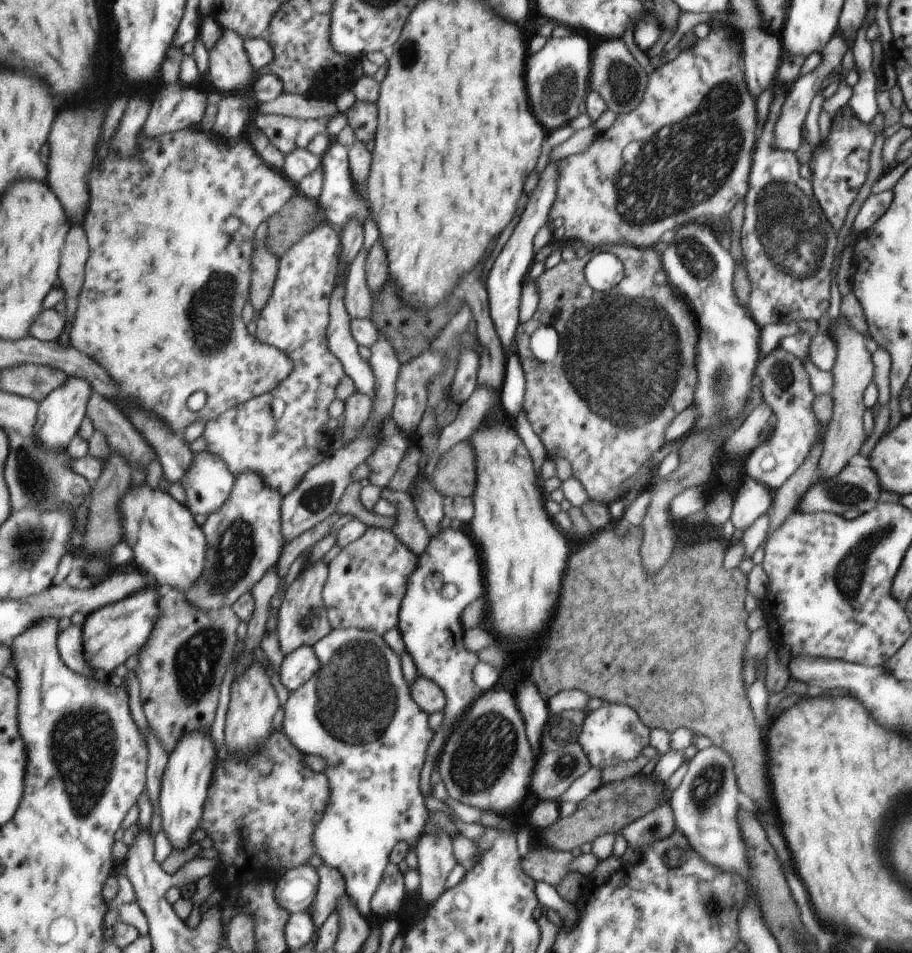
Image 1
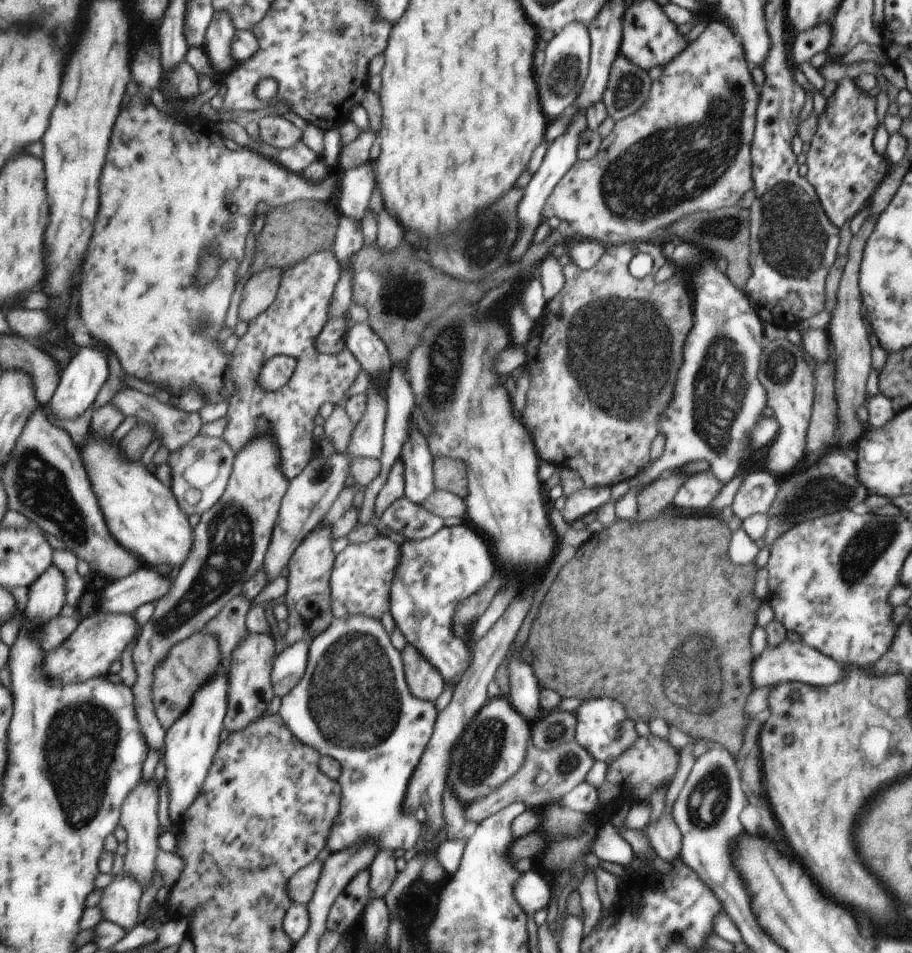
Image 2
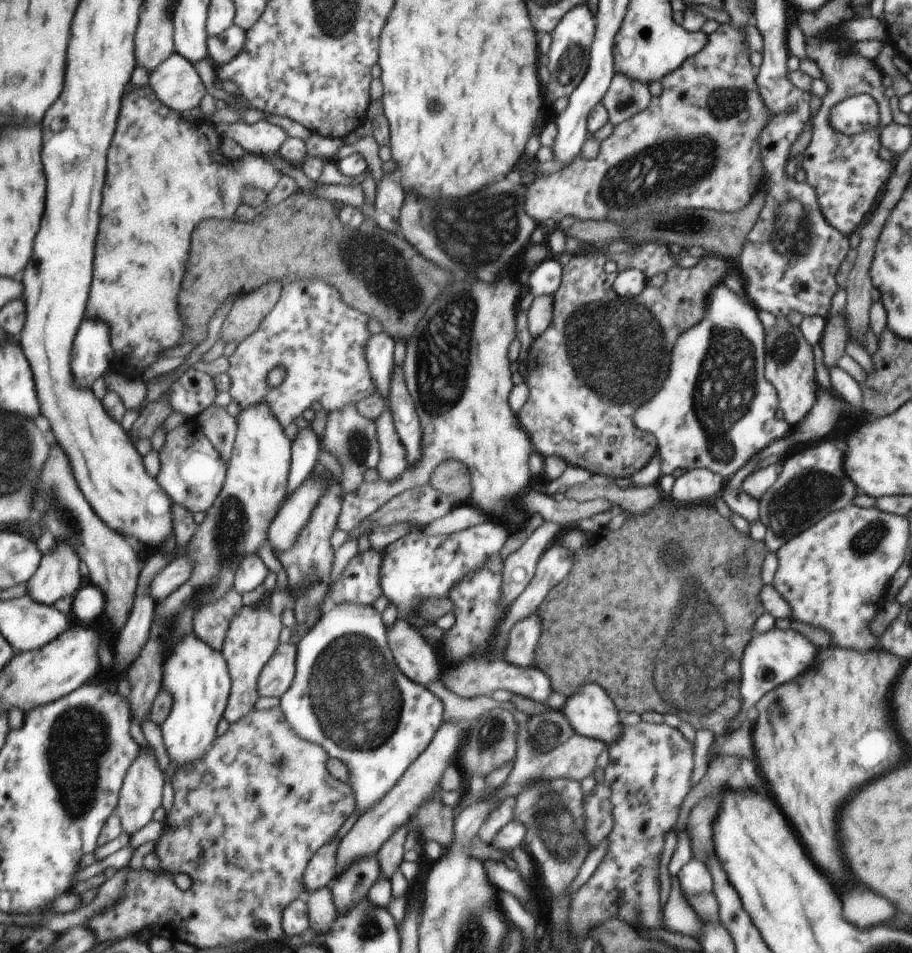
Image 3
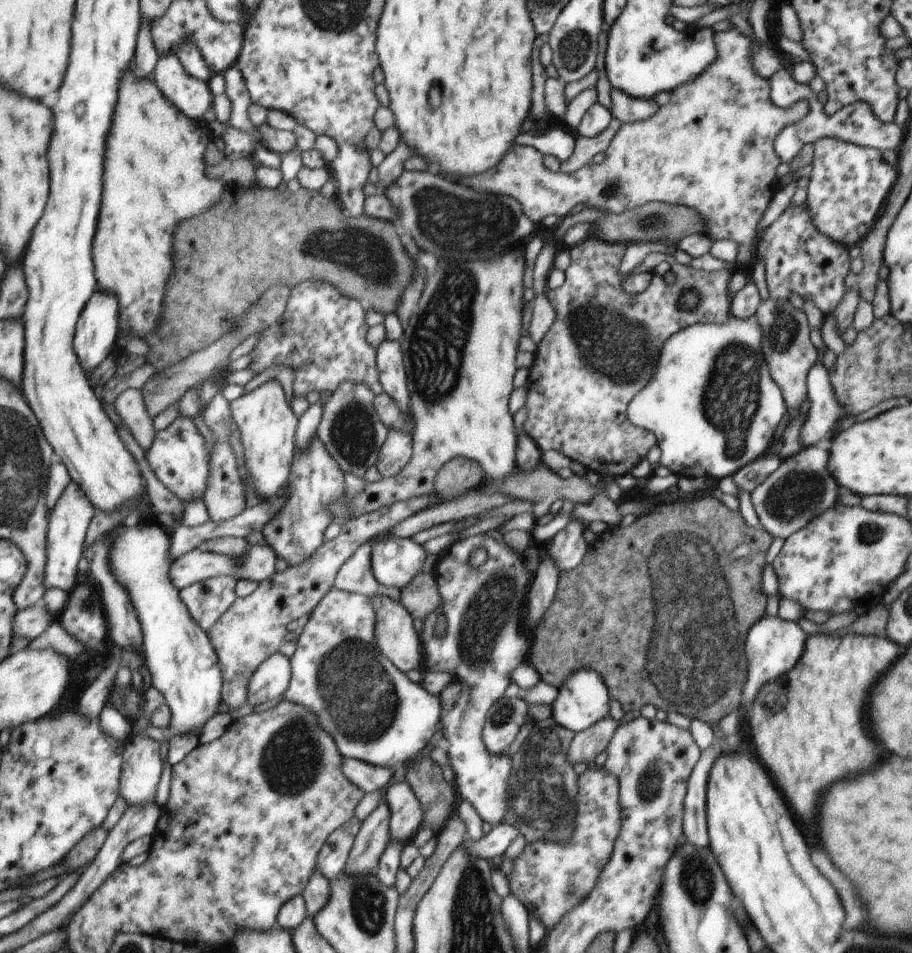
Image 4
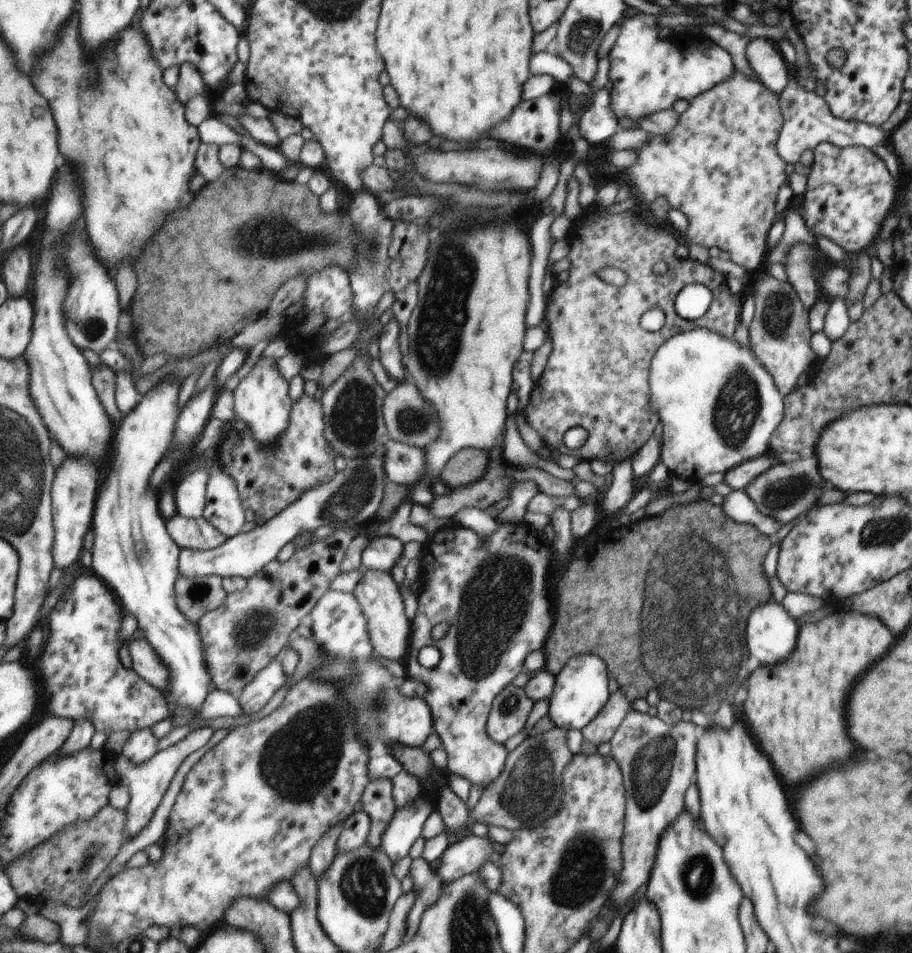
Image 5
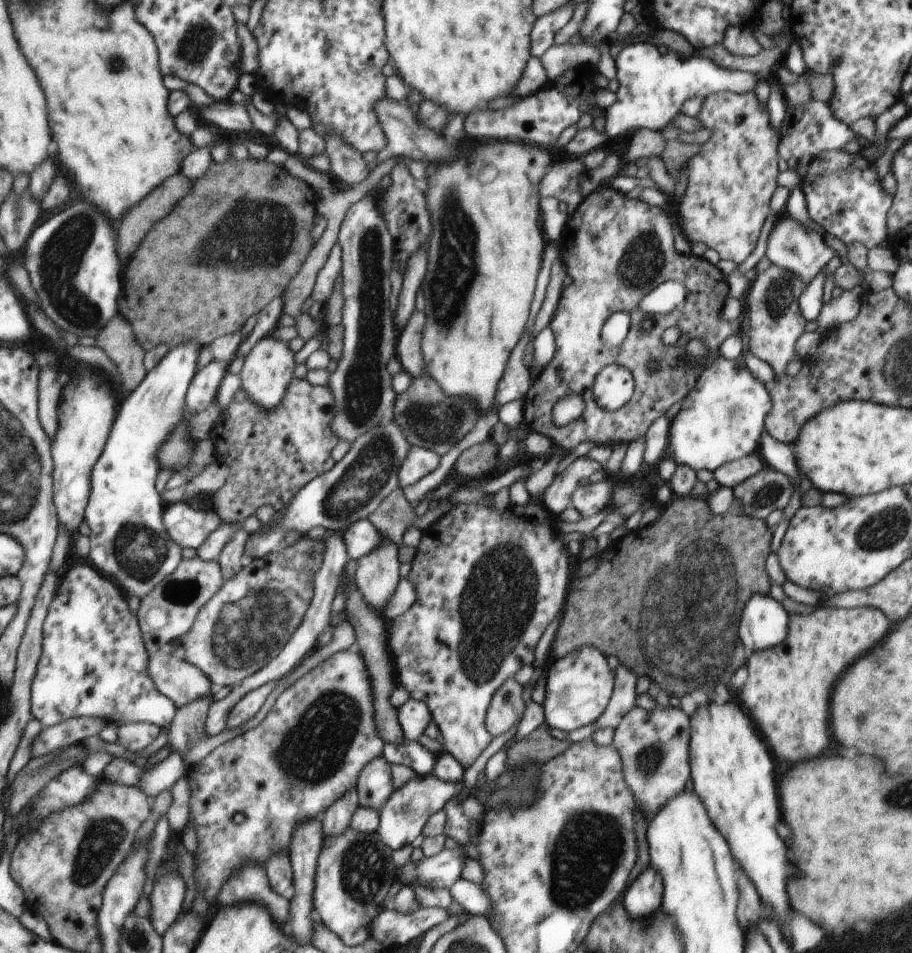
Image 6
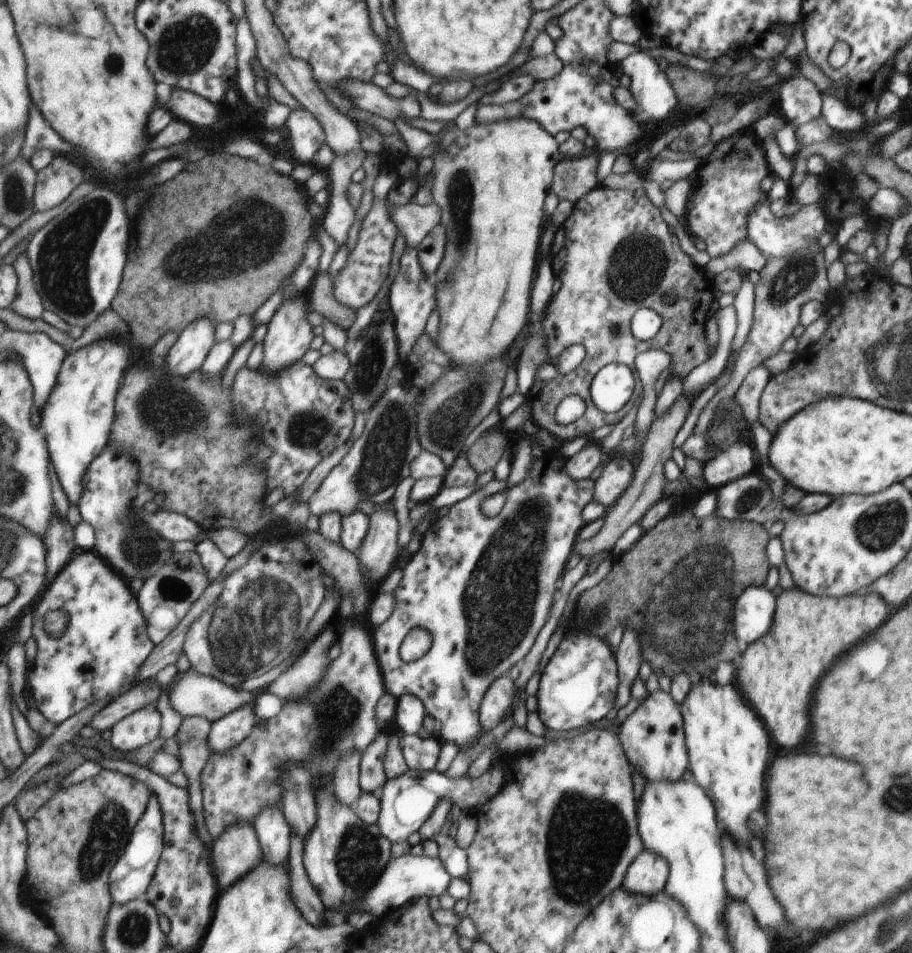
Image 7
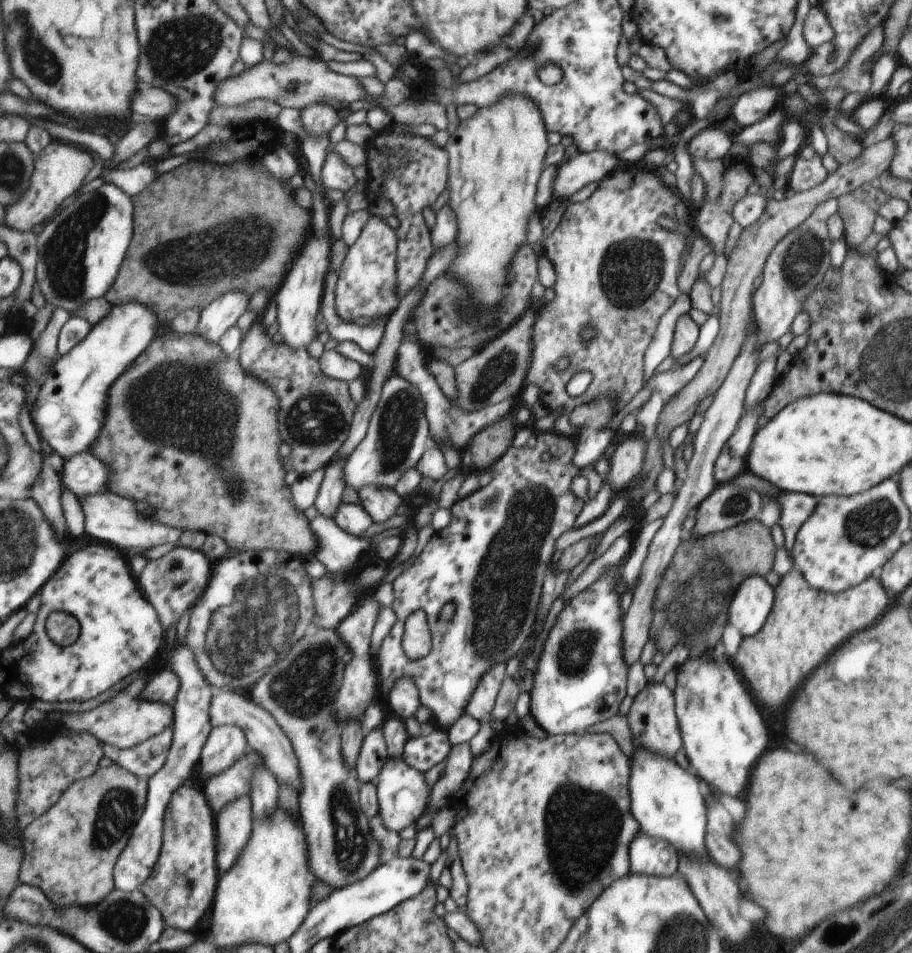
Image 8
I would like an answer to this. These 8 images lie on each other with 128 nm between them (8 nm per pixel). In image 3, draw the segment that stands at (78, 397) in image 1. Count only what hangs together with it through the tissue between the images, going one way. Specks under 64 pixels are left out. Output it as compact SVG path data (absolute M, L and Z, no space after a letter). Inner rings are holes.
M86 320L76 340L74 370L78 386L92 388L111 370L116 350L110 338L110 326L98 320Z

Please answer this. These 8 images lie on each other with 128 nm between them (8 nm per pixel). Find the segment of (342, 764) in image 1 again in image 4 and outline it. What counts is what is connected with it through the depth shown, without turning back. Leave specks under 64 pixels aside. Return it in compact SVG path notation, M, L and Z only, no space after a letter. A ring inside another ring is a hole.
M333 589L300 634L299 649L293 658L293 682L285 699L315 715L321 728L337 741L344 757L363 761L374 768L394 769L394 766L414 759L428 744L432 734L438 730L443 706L440 706L441 700L427 692L420 683L411 682L379 650L377 616L378 612L370 598L351 591Z

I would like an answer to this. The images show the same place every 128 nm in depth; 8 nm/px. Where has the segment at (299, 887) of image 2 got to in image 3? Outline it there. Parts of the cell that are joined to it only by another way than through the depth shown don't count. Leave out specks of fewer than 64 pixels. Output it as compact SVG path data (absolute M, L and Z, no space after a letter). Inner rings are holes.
M334 840L330 845L320 850L319 855L311 861L310 867L304 876L306 897L310 893L332 887L337 878L337 855L341 846L340 842Z

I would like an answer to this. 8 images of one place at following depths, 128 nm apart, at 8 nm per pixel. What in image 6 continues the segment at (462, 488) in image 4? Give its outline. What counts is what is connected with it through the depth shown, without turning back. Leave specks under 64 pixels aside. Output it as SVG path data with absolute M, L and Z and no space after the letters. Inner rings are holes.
M489 439L464 450L457 458L453 469L458 476L464 478L484 478L484 472L490 472L496 464L496 452L498 448Z

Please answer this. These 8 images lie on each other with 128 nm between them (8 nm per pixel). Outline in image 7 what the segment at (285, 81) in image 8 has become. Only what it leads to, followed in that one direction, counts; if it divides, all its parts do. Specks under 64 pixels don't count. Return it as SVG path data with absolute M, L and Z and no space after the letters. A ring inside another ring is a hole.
M344 80L340 82L340 90L352 98L352 104L355 107L392 122L412 120L420 116L420 103L417 98L420 92L412 89L409 95L396 100L396 98L390 98L382 87L378 87L372 81Z

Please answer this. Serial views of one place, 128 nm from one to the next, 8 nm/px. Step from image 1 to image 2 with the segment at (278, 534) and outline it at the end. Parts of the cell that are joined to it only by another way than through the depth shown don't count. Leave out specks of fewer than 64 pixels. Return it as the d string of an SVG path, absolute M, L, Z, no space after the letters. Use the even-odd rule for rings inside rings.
M263 435L251 443L242 453L238 453L231 484L225 498L201 517L200 524L195 528L197 542L191 558L184 566L184 570L180 572L172 592L160 600L156 614L146 624L146 628L144 628L144 632L142 632L141 638L133 650L132 660L138 674L138 680L133 688L139 720L146 734L147 742L152 749L161 752L162 756L167 746L168 731L159 720L153 698L155 671L169 656L177 643L191 638L202 631L211 621L214 621L224 611L224 608L232 603L232 600L242 596L245 587L251 582L251 578L264 569L267 563L267 554L274 542L283 501L290 488L291 481L283 472L279 445L271 435Z

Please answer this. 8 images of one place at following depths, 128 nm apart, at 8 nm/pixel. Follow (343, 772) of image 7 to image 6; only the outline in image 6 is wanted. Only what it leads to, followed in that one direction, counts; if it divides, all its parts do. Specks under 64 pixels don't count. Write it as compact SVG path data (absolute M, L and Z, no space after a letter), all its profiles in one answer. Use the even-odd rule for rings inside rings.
M355 787L353 792L343 797L334 807L326 812L323 819L325 838L344 835L351 828L352 816L359 808L359 801Z

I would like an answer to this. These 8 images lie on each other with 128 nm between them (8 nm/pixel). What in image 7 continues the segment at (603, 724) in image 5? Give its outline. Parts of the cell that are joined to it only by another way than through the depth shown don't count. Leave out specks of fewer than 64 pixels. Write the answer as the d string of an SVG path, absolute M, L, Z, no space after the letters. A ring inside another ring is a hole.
M626 628L616 652L616 660L619 661L620 690L616 696L616 708L620 709L628 704L631 698L632 683L638 677L638 669L642 664L641 646L638 636L632 628Z

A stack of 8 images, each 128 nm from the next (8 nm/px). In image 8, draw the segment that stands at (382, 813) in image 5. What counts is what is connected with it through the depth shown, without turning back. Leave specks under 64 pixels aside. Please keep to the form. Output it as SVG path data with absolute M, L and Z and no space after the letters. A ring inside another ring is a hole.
M381 727L365 733L358 759L356 760L355 775L363 782L376 783L380 770L387 760L387 742Z

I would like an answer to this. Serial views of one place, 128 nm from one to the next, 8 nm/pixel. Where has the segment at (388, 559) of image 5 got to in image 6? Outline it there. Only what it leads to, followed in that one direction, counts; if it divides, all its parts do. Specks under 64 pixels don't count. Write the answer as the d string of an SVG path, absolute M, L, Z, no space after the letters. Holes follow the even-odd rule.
M367 519L352 524L352 527L344 532L344 538L351 558L356 561L368 556L383 544L383 537Z

